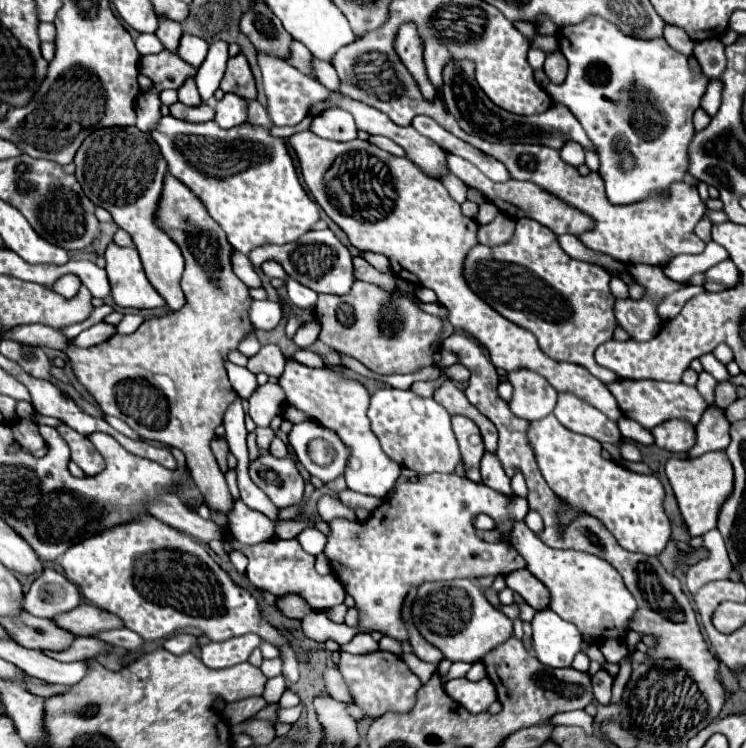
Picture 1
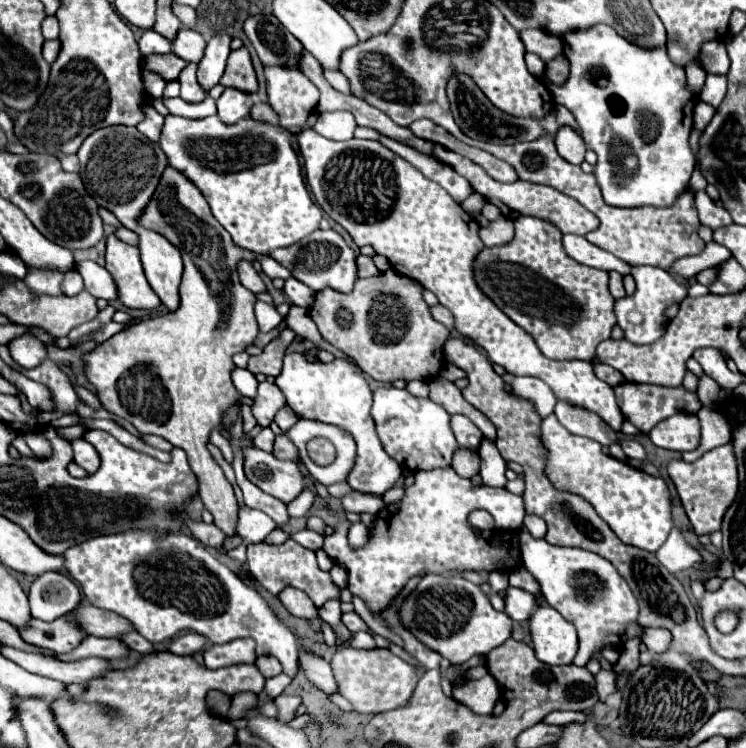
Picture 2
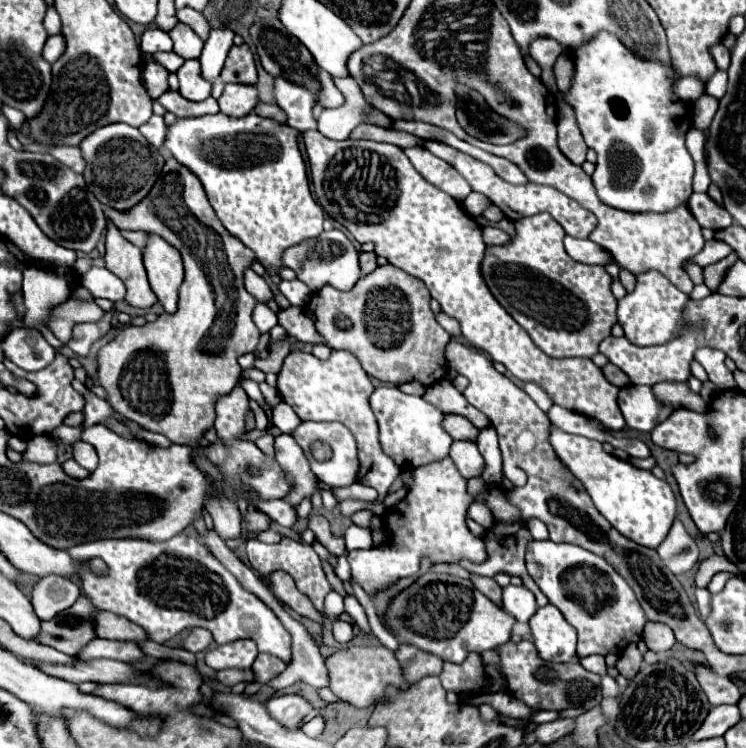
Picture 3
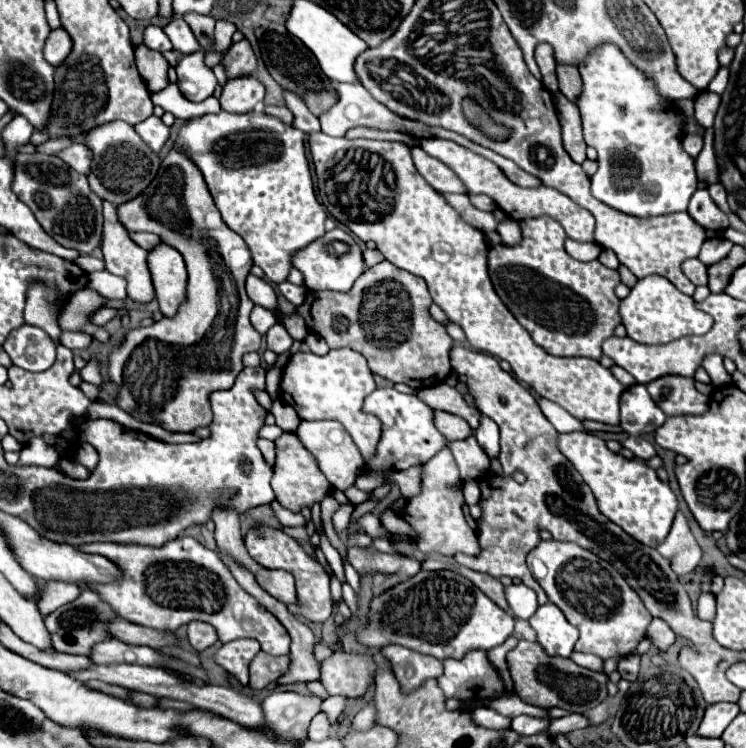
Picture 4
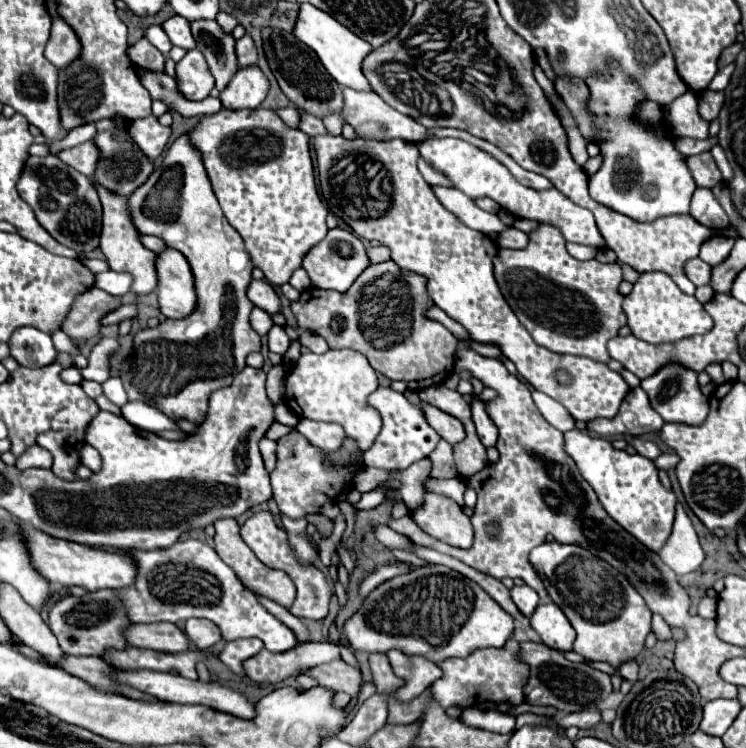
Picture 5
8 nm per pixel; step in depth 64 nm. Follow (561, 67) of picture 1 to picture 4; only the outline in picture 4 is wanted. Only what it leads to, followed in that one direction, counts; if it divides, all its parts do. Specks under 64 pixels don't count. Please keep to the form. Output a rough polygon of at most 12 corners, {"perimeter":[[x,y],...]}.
{"perimeter":[[558,64],[560,92],[576,102],[580,74],[572,64]]}

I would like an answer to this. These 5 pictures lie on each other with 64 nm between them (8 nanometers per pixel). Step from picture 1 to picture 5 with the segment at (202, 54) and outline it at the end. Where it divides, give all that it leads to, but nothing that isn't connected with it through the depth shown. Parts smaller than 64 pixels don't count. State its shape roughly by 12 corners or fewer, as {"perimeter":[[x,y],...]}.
{"perimeter":[[172,16],[162,24],[174,46],[196,48],[190,22]]}

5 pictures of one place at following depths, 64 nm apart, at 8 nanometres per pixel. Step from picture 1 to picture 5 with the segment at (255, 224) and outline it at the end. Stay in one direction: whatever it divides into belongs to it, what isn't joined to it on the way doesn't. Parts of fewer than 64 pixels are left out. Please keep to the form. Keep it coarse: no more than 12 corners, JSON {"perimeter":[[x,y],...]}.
{"perimeter":[[266,108],[188,132],[270,284],[328,232],[310,138]]}

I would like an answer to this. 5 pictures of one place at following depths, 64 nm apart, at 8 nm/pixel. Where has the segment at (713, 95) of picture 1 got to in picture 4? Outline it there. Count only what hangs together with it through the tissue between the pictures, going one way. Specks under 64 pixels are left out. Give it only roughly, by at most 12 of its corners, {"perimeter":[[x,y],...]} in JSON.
{"perimeter":[[720,68],[708,90],[722,94],[728,84],[728,68]]}

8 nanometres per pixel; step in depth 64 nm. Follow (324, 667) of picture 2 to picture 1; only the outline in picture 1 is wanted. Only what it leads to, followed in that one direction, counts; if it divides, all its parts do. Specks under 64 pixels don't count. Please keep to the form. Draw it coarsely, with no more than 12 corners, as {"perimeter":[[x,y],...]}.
{"perimeter":[[334,666],[322,674],[326,692],[344,704],[354,704],[344,678]]}

